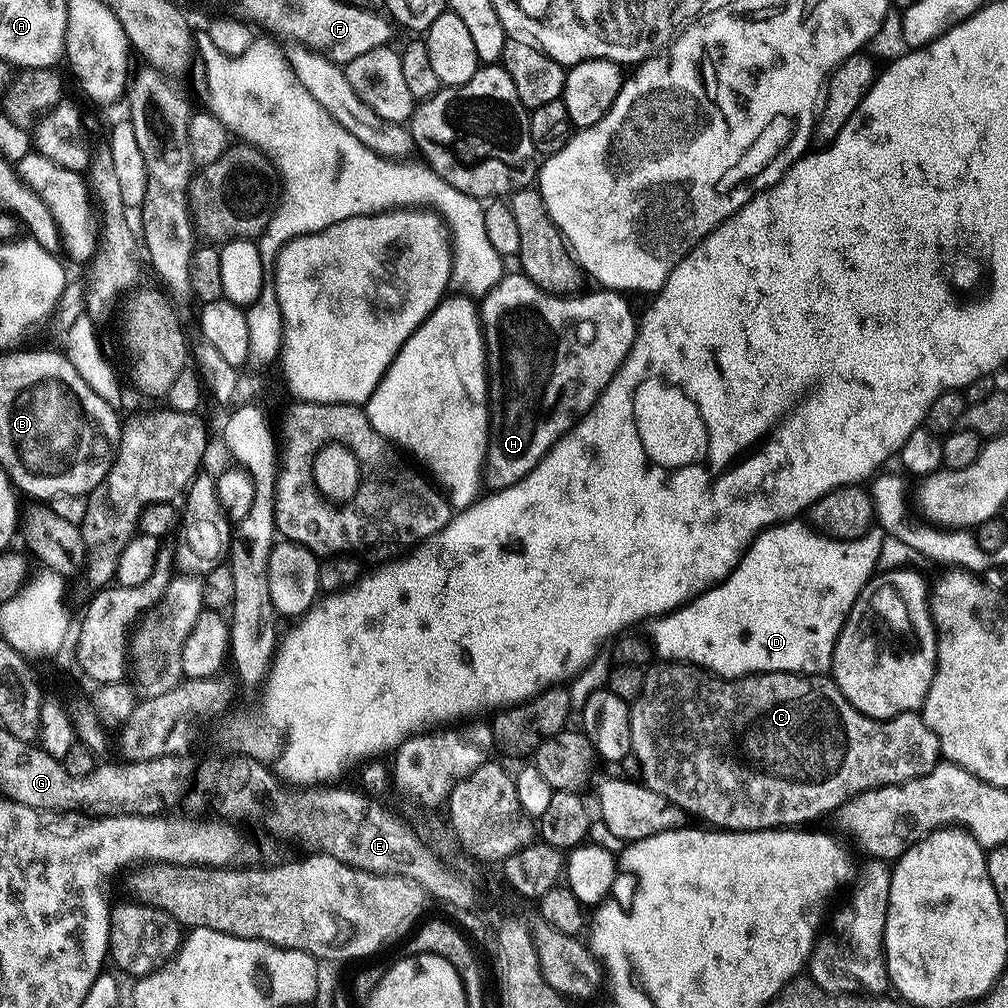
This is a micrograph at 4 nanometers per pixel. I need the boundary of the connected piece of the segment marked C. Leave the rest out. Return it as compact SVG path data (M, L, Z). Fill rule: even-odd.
M664 660L663 662L656 662L652 669L647 673L643 673L640 682L640 691L636 693L634 699L630 704L630 711L628 713L628 729L630 730L630 738L632 739L632 747L630 749L631 755L634 757L636 755L636 760L640 763L640 772L644 777L642 777L643 783L647 787L659 789L661 787L660 780L668 788L673 788L682 799L688 800L688 804L701 816L704 820L709 820L709 825L716 826L719 825L721 829L724 830L735 830L738 832L758 832L765 828L779 828L781 826L794 826L797 825L798 816L802 814L810 814L814 810L818 810L824 806L828 806L832 803L835 805L836 792L848 792L844 794L855 794L857 792L863 792L867 788L877 788L881 784L892 784L896 782L901 782L906 779L913 778L915 776L920 776L926 772L931 771L933 767L937 764L937 761L941 759L940 747L938 746L938 738L934 738L932 731L924 725L923 719L915 711L911 712L899 712L896 715L889 716L885 720L878 720L873 716L867 716L859 712L848 699L842 694L842 690L837 686L835 680L829 678L824 674L805 674L802 672L788 672L788 671L772 671L772 672L753 672L751 676L733 676L731 678L727 676L715 676L713 672L707 672L705 668L700 668L696 664L691 662L681 662L678 660ZM720 792L729 800L732 805L729 808L724 808L720 812Z

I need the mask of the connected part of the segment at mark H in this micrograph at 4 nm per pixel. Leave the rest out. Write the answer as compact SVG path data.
M509 271L501 280L482 297L478 304L478 319L486 329L486 339L484 341L484 351L486 353L486 403L488 405L488 442L486 445L486 468L496 475L497 485L507 486L520 480L527 474L545 455L548 448L552 446L576 423L577 419L595 403L601 389L612 380L612 375L617 371L621 361L626 354L634 338L638 327L637 317L632 317L632 308L620 297L621 293L616 290L595 290L596 292L585 291L583 294L573 294L571 296L553 296L550 292L543 292L530 277L521 274L519 271Z

